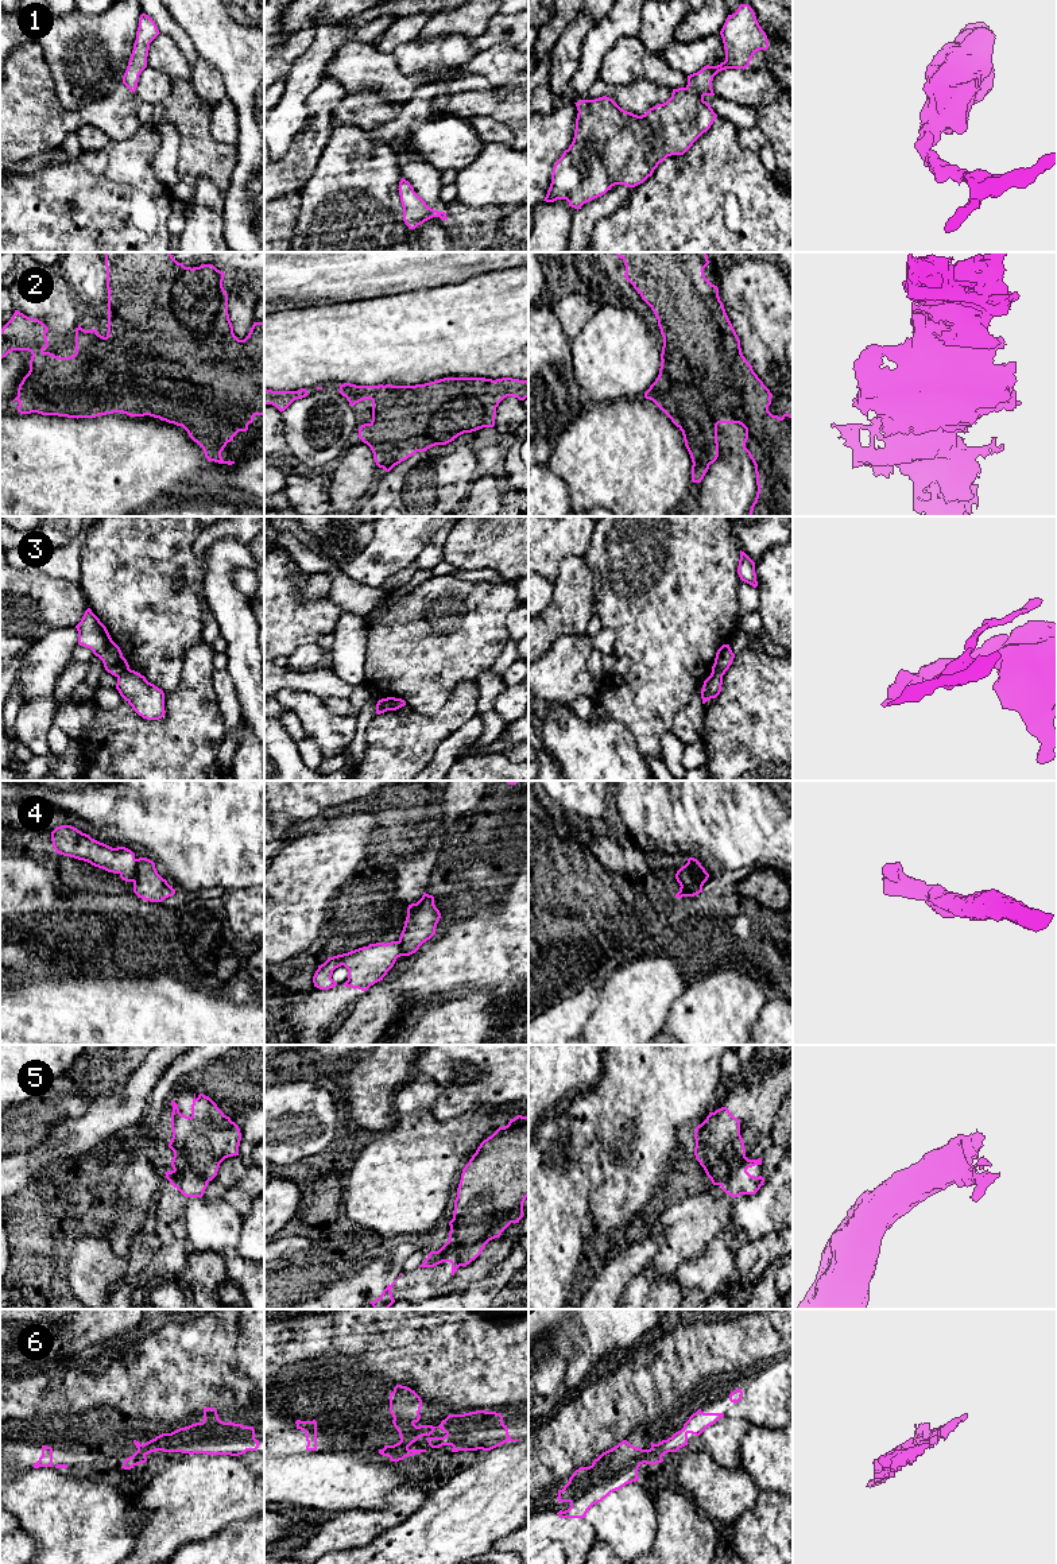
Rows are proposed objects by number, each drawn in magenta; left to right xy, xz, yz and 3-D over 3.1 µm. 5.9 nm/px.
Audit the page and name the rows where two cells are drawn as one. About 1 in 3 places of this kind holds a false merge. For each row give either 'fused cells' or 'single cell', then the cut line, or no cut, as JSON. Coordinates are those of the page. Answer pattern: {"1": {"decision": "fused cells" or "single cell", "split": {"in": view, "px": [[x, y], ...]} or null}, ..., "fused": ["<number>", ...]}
{"1": {"decision": "single cell", "split": null}, "2": {"decision": "single cell", "split": null}, "3": {"decision": "fused cells", "split": {"in": "xy", "px": [[128, 668], [117, 677]]}}, "4": {"decision": "fused cells", "split": {"in": "xy", "px": [[136, 859], [132, 881]]}}, "5": {"decision": "fused cells", "split": {"in": "xz", "px": [[437, 1251], [445, 1251], [453, 1246], [460, 1265]]}}, "6": {"decision": "fused cells", "split": {"in": "xz", "px": [[417, 1427], [401, 1440]]}}, "fused": ["3", "4", "5", "6"]}

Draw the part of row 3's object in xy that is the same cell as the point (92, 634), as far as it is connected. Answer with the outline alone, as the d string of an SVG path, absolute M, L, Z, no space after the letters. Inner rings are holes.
M90 608L85 611L76 628L78 631L78 644L90 649L102 661L108 673L119 677L129 669L120 647L112 640L107 627Z

